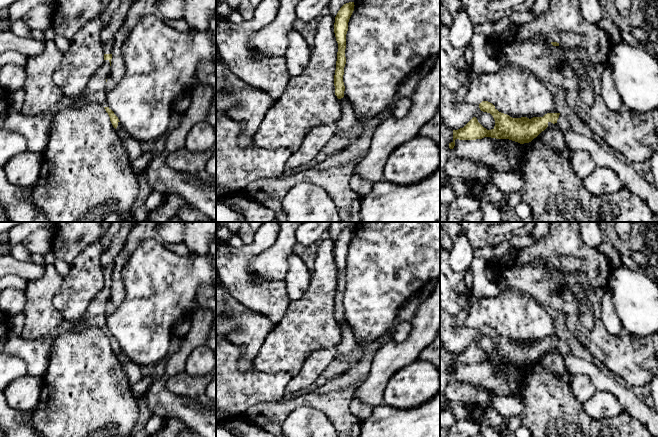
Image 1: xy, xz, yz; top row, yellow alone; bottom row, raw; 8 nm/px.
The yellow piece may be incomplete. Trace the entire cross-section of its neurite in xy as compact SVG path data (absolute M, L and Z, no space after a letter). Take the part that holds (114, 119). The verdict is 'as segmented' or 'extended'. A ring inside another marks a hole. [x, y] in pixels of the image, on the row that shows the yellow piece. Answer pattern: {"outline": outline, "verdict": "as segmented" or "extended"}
{"outline": "M104 107L106 112L108 113L109 117L110 117L110 121L113 125L113 127L115 128L115 130L122 136L126 136L124 133L124 129L118 119L118 117L114 114L114 112L109 108L109 107Z", "verdict": "extended"}

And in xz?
{"outline": "M354 2L344 4L338 11L335 17L334 33L338 43L336 70L334 75L335 95L342 104L342 116L336 122L336 133L347 132L357 118L350 105L347 104L344 98L345 86L343 82L344 67L346 64L345 49L346 49L346 34L348 31L348 22L354 11Z", "verdict": "extended"}

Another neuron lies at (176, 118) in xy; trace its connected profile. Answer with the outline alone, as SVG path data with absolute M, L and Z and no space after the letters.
M172 112L172 120L169 123L169 131L176 129L181 121L181 115Z

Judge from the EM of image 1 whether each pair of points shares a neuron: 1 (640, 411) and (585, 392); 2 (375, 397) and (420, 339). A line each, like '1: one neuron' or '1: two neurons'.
1: two neurons
2: one neuron

